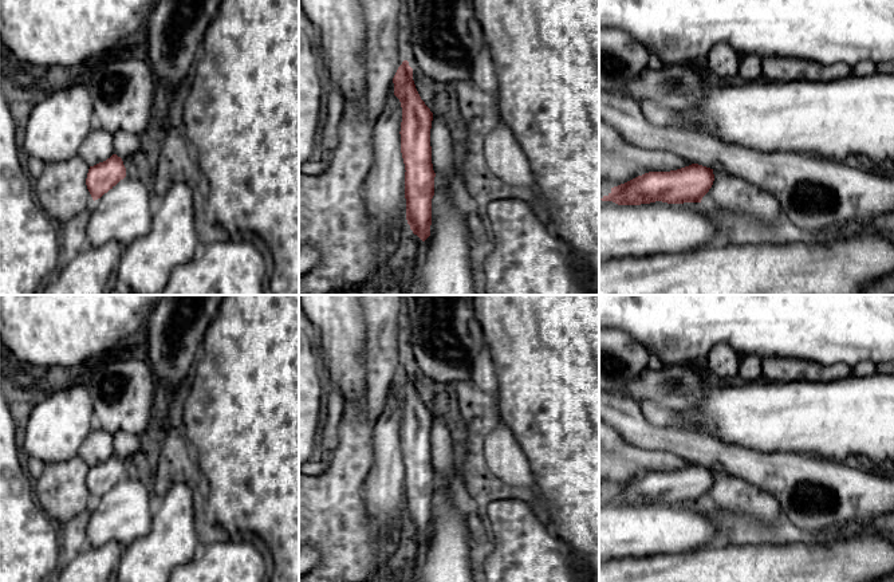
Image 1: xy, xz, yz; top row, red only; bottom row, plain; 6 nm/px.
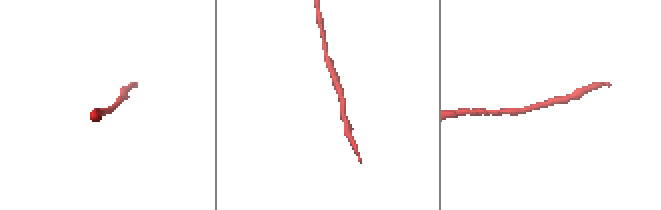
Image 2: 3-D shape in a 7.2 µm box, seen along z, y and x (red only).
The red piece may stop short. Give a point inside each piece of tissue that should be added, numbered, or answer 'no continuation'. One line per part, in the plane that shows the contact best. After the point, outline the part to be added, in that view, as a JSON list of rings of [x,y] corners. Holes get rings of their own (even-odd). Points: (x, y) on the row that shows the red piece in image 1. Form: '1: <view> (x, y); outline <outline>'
no continuation

